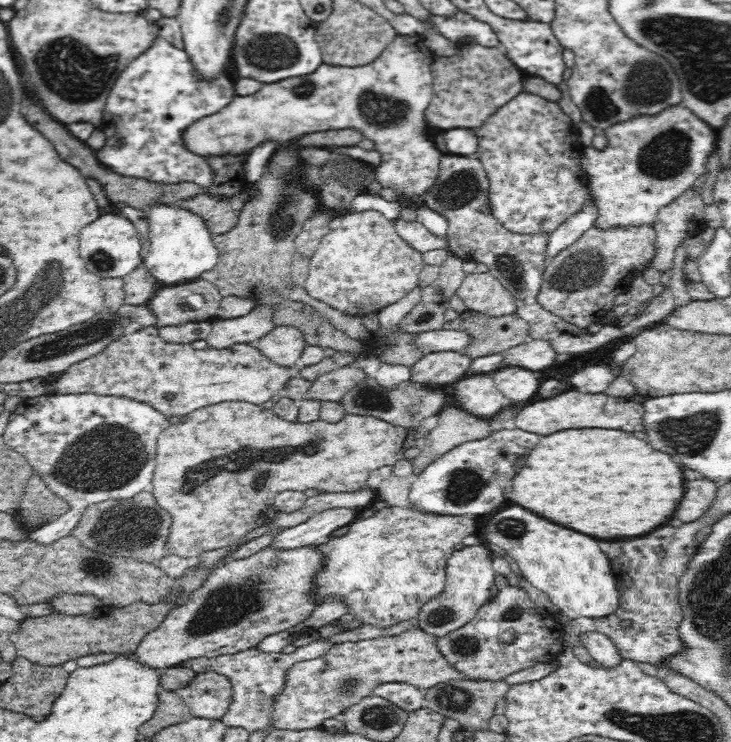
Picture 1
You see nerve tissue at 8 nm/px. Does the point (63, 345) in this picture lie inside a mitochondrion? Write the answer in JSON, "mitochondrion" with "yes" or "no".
{"mitochondrion":"yes"}

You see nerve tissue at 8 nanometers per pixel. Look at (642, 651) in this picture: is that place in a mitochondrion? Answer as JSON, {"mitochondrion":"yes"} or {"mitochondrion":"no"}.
{"mitochondrion":"no"}

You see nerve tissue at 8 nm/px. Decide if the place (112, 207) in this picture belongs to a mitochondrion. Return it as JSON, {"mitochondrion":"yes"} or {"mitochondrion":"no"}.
{"mitochondrion":"no"}

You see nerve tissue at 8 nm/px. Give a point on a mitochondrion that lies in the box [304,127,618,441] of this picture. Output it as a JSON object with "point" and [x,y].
{"point":[583,269]}

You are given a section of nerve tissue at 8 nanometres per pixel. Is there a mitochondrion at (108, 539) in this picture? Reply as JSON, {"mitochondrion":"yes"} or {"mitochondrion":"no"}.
{"mitochondrion":"yes"}

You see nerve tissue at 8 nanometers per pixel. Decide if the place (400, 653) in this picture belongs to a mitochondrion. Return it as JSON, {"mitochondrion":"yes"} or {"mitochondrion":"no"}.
{"mitochondrion":"no"}

